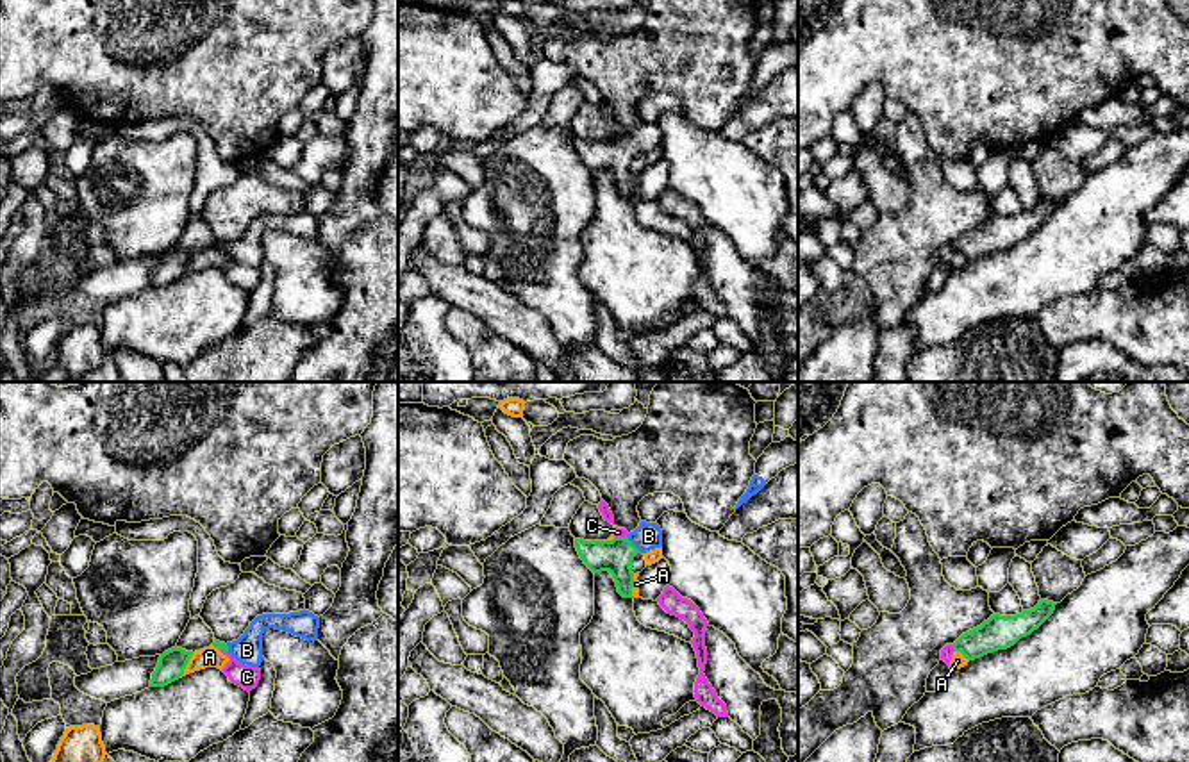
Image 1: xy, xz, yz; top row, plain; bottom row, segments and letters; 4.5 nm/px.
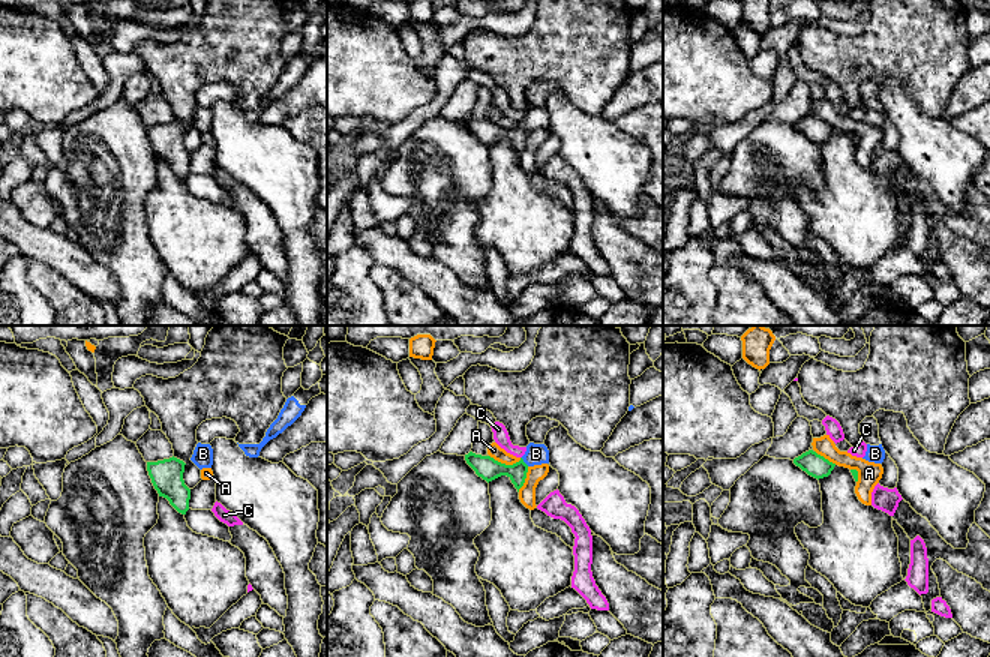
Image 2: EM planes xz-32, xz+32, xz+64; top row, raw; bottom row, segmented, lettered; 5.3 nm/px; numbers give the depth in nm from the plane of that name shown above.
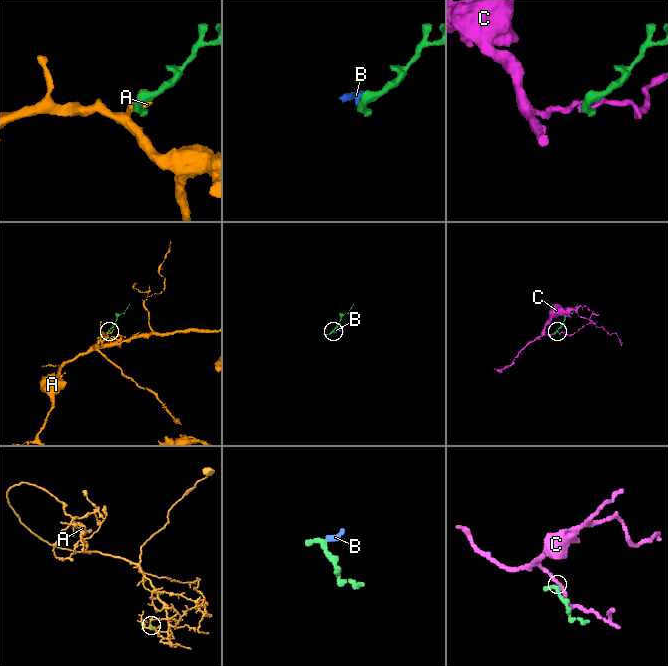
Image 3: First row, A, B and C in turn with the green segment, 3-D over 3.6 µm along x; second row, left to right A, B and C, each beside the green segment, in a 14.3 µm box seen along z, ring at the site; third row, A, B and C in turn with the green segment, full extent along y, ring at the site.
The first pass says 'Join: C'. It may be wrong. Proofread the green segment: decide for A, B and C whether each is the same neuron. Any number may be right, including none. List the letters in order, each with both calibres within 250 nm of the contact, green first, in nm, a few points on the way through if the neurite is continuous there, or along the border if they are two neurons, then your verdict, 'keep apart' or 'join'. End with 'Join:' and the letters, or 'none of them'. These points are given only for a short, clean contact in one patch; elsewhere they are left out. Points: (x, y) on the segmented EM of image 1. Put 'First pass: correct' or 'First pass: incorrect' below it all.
A: 120 nm thick on the green side, 100 nm on the other; border along xy (193, 654), (179, 677); keep apart
B: 150 nm thick on the green side, 130 nm on the other; runs through xz (616, 555), (631, 543), (648, 536); join
C: 160 nm thick on the green side, 60 nm on the other; border along yz (950, 645), (956, 650); keep apart
Join: B
First pass: incorrect

